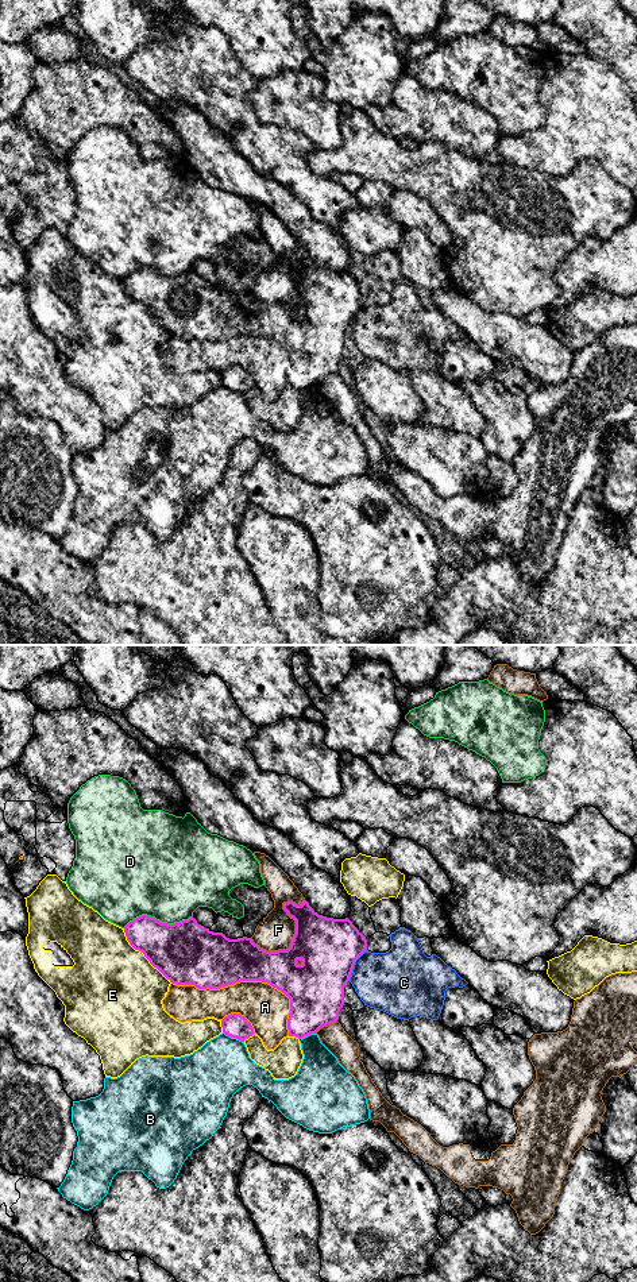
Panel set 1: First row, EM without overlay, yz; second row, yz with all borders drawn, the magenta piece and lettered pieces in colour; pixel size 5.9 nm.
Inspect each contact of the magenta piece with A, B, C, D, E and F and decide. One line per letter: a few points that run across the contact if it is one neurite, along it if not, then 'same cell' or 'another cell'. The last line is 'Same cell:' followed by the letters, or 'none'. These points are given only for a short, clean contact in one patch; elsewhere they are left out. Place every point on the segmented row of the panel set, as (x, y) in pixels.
A: another cell
B: another cell
C: yz (366, 949), (355, 961), (348, 980) | another cell
D: another cell
E: another cell
F: another cell
Same cell: none

